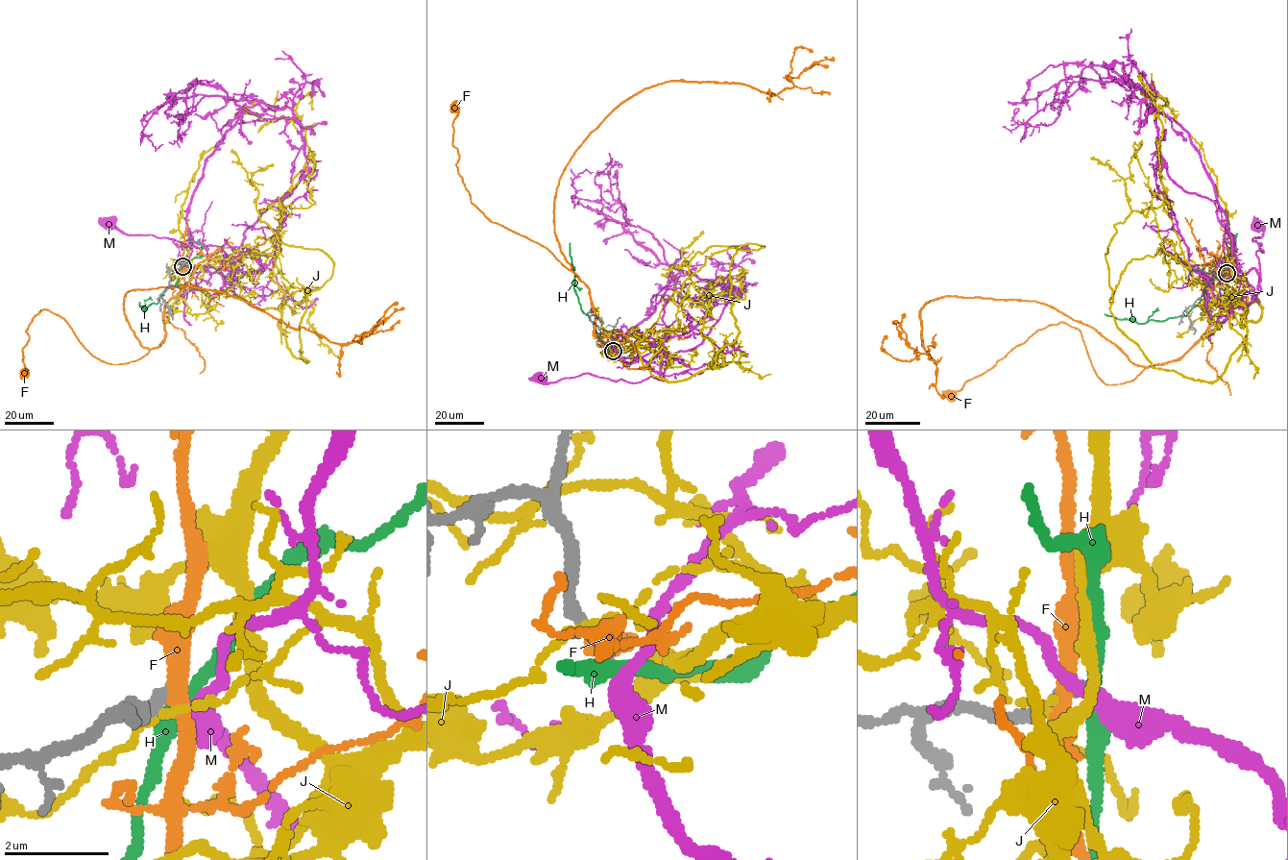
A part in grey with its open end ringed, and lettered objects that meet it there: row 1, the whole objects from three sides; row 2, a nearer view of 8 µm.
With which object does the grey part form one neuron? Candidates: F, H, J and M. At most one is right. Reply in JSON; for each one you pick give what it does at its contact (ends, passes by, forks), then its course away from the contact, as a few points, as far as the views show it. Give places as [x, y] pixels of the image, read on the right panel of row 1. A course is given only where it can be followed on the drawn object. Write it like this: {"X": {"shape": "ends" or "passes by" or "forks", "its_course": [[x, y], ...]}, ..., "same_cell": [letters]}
{"M": {"shape": "passes by", "its_course": [[1227, 273], [1240, 280], [1237, 274], [1257, 292], [1256, 255], [1263, 252], [1252, 239], [1263, 231], [1255, 224]]}, "same_cell": ["M"]}

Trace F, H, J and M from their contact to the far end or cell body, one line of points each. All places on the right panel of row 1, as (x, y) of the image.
F: (1225, 274), (1230, 296), (1207, 309), (1208, 329), (1134, 379), (1106, 384), (1081, 333), (1059, 322), (951, 396)
H: (1226, 273), (1225, 293), (1201, 300), (1186, 315), (1138, 324), (1105, 313)
J: (1224, 274), (1253, 291), (1256, 321), (1227, 310), (1193, 279), (1160, 180), (1158, 109), (1166, 103), (1136, 84)
M: (1227, 273), (1240, 280), (1237, 274), (1257, 292), (1256, 255), (1263, 252), (1252, 239), (1263, 231), (1255, 224)

